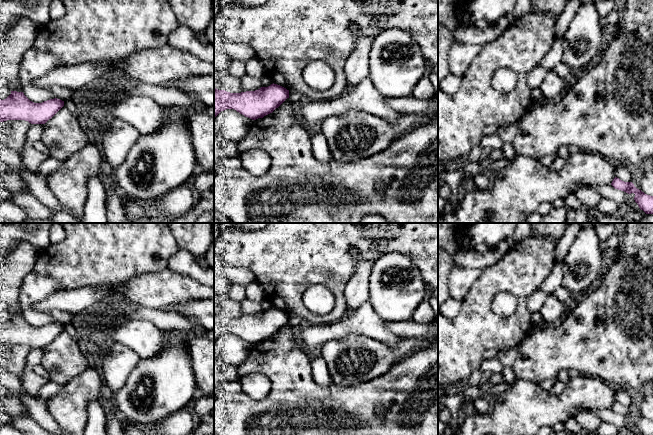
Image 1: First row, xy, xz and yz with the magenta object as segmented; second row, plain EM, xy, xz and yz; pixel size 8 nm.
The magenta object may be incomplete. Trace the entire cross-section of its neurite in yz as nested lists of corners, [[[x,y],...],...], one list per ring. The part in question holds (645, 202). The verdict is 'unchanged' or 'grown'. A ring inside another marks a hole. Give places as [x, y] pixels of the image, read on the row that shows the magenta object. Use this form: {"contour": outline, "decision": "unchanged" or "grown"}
{"contour": [[[615,177],[611,185],[618,190],[624,191],[628,194],[634,193],[634,200],[639,208],[646,214],[653,214],[653,196],[647,195],[641,190],[637,189],[632,182],[624,182]]], "decision": "unchanged"}

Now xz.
{"contour": [[[274,83],[241,93],[230,93],[214,87],[214,118],[221,111],[234,109],[245,117],[256,120],[272,113],[287,98],[289,90]]], "decision": "unchanged"}

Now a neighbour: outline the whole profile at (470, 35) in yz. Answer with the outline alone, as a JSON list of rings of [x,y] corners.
[[[511,14],[503,16],[498,22],[488,24],[484,29],[475,25],[469,27],[458,26],[453,32],[453,39],[467,45],[485,45],[499,38],[514,22],[515,18]]]

